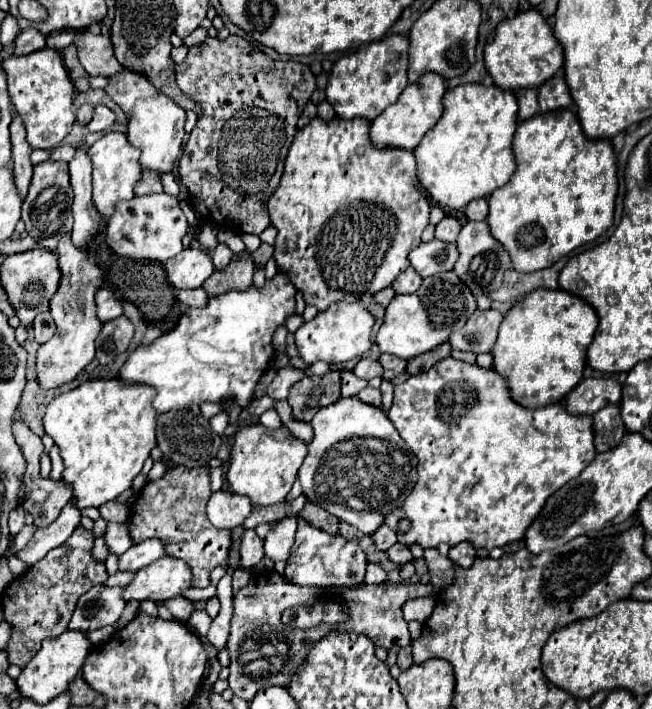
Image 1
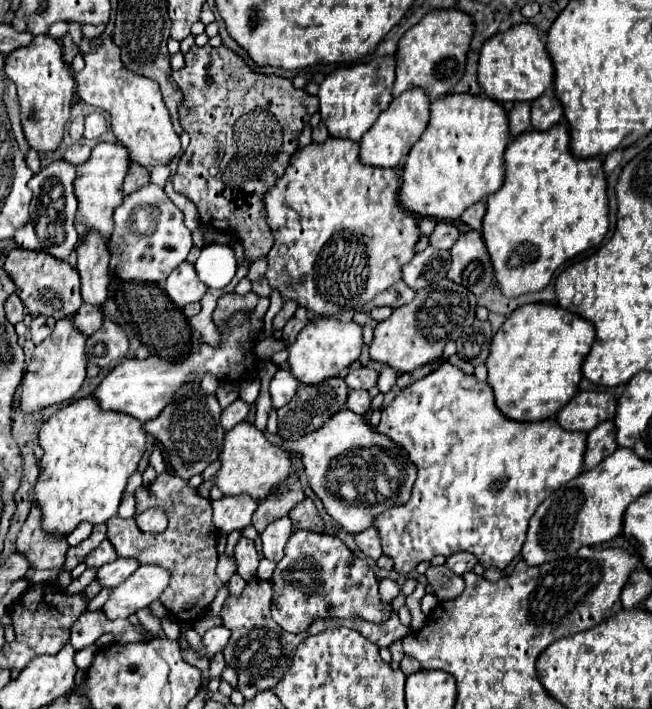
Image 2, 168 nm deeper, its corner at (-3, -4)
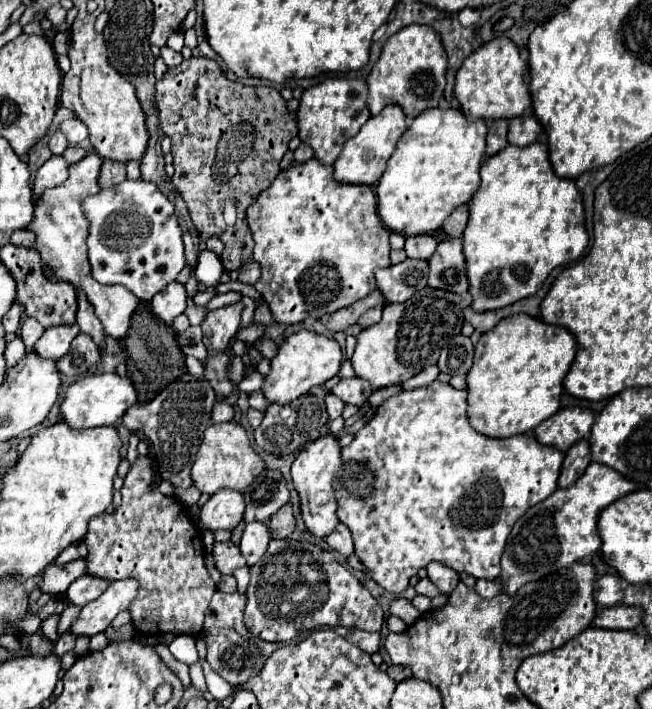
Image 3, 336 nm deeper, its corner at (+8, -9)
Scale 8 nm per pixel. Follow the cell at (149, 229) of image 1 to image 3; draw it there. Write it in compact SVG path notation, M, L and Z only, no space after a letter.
M125 180L115 188L89 196L83 210L91 220L87 246L97 282L121 284L137 298L151 300L183 270L185 254L175 206L153 182Z

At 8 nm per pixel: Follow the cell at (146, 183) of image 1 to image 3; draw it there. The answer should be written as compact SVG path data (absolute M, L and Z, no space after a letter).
M105 160L103 162L101 176L99 176L101 188L117 186L117 184L121 184L125 180L127 180L127 174L125 174L125 164L123 162L113 162L113 160Z

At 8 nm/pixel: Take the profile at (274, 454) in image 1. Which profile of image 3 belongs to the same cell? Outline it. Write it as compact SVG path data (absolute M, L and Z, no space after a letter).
M231 420L231 422L223 422L223 424L213 424L205 430L191 476L193 476L193 484L197 486L199 492L215 494L217 490L223 490L223 488L245 492L249 482L253 482L253 478L257 478L257 474L261 474L261 470L265 470L263 458L251 448L249 436L243 430L243 426L239 426L237 422Z

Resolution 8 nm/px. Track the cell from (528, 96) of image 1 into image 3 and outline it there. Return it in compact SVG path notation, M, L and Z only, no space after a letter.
M501 120L501 122L487 122L489 124L489 134L487 134L487 156L497 154L499 150L503 150L509 142L507 142L507 132L509 132L509 120Z

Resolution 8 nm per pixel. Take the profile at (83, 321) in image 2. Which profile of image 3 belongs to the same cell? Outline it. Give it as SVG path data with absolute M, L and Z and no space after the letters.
M55 326L55 328L47 328L43 332L43 336L37 340L37 346L33 348L41 358L51 358L51 360L59 360L67 350L71 340L79 334L79 326Z

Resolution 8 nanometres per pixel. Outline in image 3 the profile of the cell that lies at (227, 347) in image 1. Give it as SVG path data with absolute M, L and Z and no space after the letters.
M117 372L89 374L67 388L65 400L61 402L61 418L71 428L95 428L95 426L113 426L119 424L125 410L137 404L137 390L131 378L121 378Z

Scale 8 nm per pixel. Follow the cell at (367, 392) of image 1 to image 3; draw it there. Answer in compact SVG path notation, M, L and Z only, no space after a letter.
M329 394L327 400L325 400L325 406L327 406L327 414L329 414L329 420L335 420L341 416L345 404L341 402L341 398L337 398L335 394Z

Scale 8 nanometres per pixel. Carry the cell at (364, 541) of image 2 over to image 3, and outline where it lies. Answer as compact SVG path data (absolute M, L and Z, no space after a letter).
M339 524L337 530L327 536L327 544L337 550L343 558L349 558L353 554L353 536L349 534L349 528L345 524Z

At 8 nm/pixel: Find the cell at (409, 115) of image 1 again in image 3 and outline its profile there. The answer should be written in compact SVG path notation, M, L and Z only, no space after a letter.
M385 106L385 110L381 110L381 114L371 116L365 126L361 126L361 130L357 132L357 136L349 138L349 142L345 142L341 156L337 158L337 162L333 164L335 168L335 180L343 182L343 184L377 184L381 174L385 172L385 164L391 158L395 144L399 142L399 138L403 136L403 132L407 130L407 118L405 112L401 110L401 106Z

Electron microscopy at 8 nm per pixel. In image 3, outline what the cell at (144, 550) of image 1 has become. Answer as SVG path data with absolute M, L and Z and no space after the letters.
M85 574L85 576L77 578L77 582L73 582L73 584L69 586L69 590L65 592L65 596L67 596L67 600L69 600L71 604L85 606L87 602L99 598L99 596L107 590L109 584L111 584L111 582L105 580L105 578L97 578L97 576L93 576L93 574Z

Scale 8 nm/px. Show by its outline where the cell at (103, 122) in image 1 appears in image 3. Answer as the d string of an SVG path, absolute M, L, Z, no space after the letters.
M65 120L61 126L61 132L67 136L67 140L69 140L69 144L81 144L87 136L89 136L89 132L87 132L87 126L81 122L81 120Z

